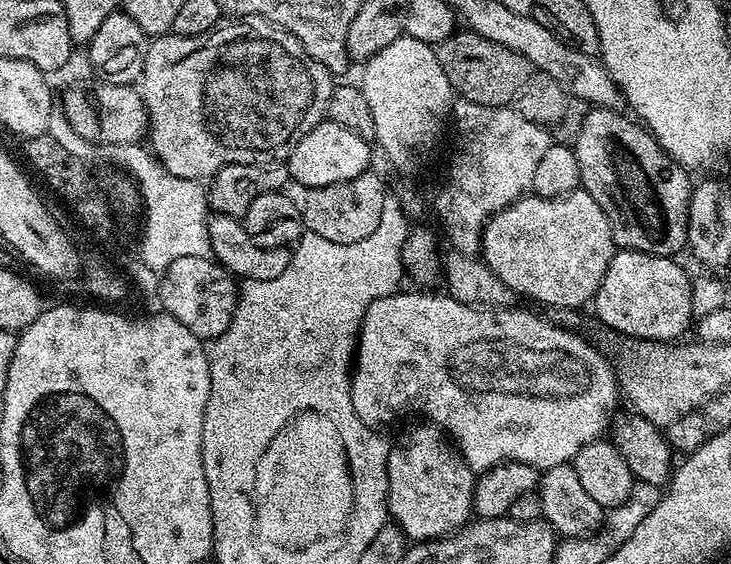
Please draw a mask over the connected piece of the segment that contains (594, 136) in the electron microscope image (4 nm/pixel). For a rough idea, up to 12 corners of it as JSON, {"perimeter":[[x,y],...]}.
{"perimeter":[[615,108],[575,142],[617,249],[675,257],[693,177]]}

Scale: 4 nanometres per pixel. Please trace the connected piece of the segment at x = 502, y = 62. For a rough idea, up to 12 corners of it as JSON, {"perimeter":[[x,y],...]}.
{"perimeter":[[471,30],[435,45],[453,93],[511,105],[534,71]]}

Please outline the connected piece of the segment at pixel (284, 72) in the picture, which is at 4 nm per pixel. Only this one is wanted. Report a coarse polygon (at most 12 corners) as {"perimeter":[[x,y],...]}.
{"perimeter":[[261,16],[158,36],[152,155],[204,182],[287,161],[334,73]]}

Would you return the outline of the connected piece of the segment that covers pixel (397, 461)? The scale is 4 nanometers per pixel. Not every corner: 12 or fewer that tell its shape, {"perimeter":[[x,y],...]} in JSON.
{"perimeter":[[431,422],[388,449],[388,514],[409,541],[473,519],[477,477]]}

